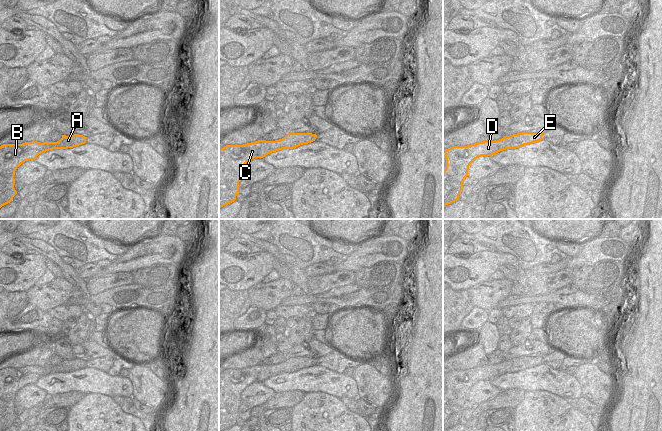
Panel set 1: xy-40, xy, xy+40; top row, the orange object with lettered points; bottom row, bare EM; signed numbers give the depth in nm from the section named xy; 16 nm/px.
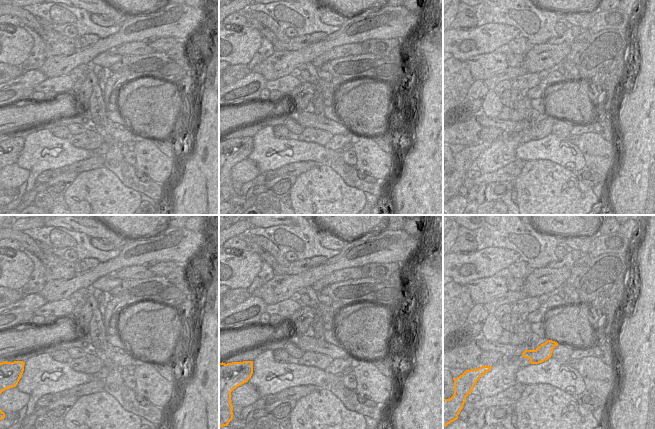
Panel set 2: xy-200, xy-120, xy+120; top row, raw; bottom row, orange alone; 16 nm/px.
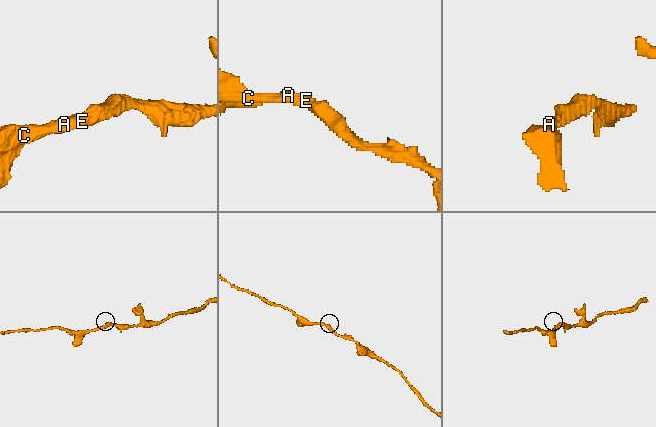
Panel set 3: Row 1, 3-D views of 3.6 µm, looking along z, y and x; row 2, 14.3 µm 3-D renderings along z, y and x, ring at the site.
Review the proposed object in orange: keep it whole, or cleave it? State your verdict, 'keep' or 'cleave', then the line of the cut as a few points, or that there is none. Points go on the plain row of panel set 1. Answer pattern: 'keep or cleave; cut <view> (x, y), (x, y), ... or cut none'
keep; cut none

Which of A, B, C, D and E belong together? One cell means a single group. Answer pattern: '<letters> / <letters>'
A B C D E

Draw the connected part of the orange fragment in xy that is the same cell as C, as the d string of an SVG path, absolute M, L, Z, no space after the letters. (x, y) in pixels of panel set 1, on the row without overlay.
M288 357L275 365L258 364L243 369L226 369L219 374L219 431L236 424L239 417L241 393L254 382L282 373L293 373L316 363L312 357Z

